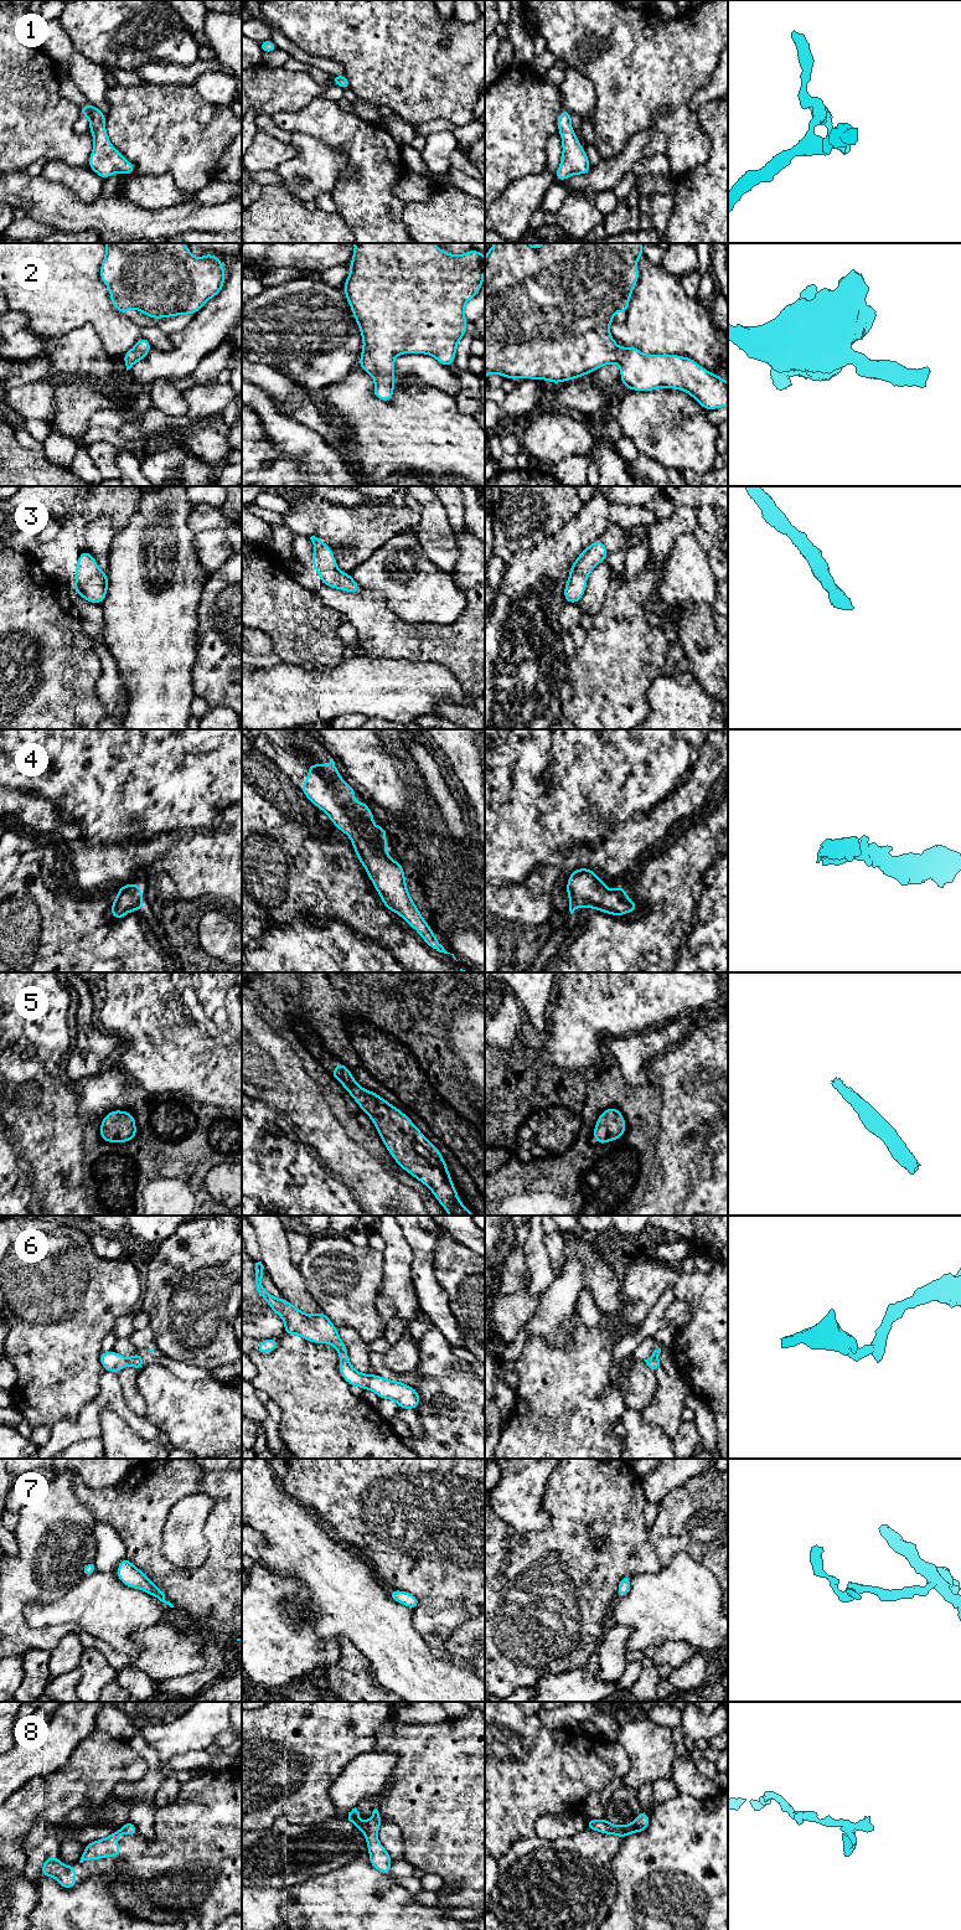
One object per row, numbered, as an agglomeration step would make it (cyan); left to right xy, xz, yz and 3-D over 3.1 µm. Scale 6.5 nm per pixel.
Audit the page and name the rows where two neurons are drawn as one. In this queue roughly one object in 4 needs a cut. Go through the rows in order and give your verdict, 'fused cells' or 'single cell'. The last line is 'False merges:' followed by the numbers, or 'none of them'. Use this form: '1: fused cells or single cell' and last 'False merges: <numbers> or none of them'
1: single cell
2: single cell
3: single cell
4: single cell
5: single cell
6: single cell
7: single cell
8: fused cells
False merges: 8

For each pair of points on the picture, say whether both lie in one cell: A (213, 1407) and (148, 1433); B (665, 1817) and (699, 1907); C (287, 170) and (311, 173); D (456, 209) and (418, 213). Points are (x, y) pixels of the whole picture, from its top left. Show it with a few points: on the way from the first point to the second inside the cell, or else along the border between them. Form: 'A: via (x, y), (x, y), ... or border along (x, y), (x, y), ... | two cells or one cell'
A: border along (144, 1417), (158, 1429) | two cells
B: via (687, 1840), (703, 1856), (704, 1884) | one cell
C: via (293, 170), (305, 173) | one cell
D: via (447, 213), (428, 213) | one cell

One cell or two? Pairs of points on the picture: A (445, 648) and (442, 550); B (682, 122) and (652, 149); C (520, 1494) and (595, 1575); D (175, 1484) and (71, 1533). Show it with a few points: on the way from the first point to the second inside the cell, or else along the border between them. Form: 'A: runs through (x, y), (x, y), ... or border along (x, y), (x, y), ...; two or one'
A: border along (461, 553), (451, 574); two
B: border along (655, 130), (660, 130), (667, 139), (666, 154); two
C: border along (544, 1495), (542, 1508), (548, 1523), (521, 1532); two
D: border along (78, 1497), (97, 1522); two

